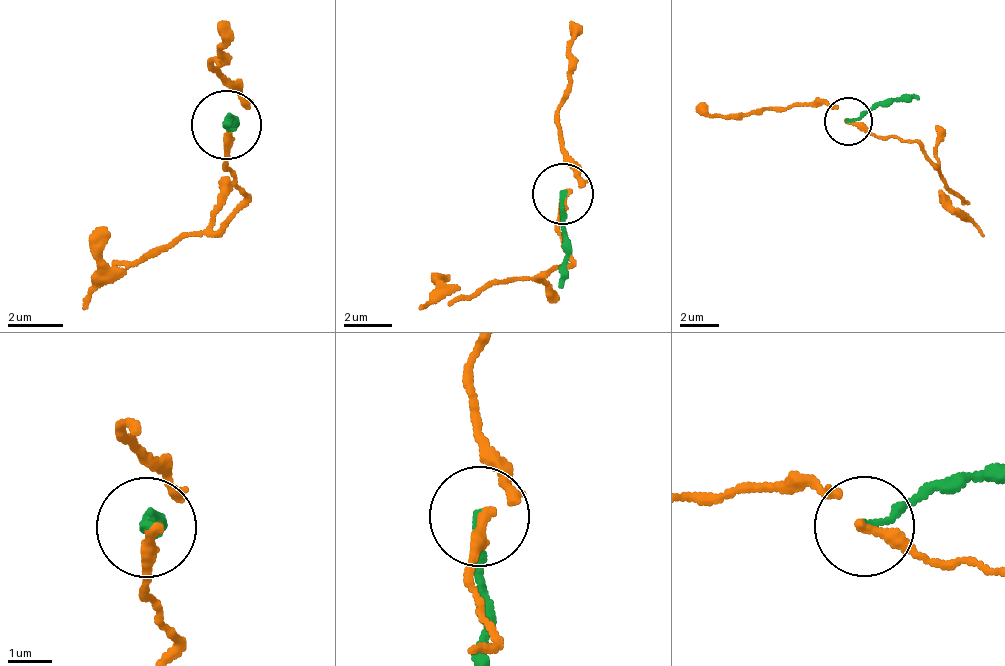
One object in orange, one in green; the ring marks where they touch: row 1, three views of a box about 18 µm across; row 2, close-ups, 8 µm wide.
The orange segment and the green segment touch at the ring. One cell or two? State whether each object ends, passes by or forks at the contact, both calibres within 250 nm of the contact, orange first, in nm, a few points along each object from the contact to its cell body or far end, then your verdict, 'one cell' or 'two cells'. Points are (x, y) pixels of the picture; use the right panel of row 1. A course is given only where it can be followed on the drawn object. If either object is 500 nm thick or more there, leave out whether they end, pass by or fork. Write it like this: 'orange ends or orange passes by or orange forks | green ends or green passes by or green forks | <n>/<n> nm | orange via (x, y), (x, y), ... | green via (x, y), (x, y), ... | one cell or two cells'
orange passes by | green ends | 190/190 nm | orange via (849, 119), (878, 138), (916, 143), (937, 167), (945, 188), (960, 201), (962, 213), (982, 237) | green via (849, 119), (917, 97) | two cells

